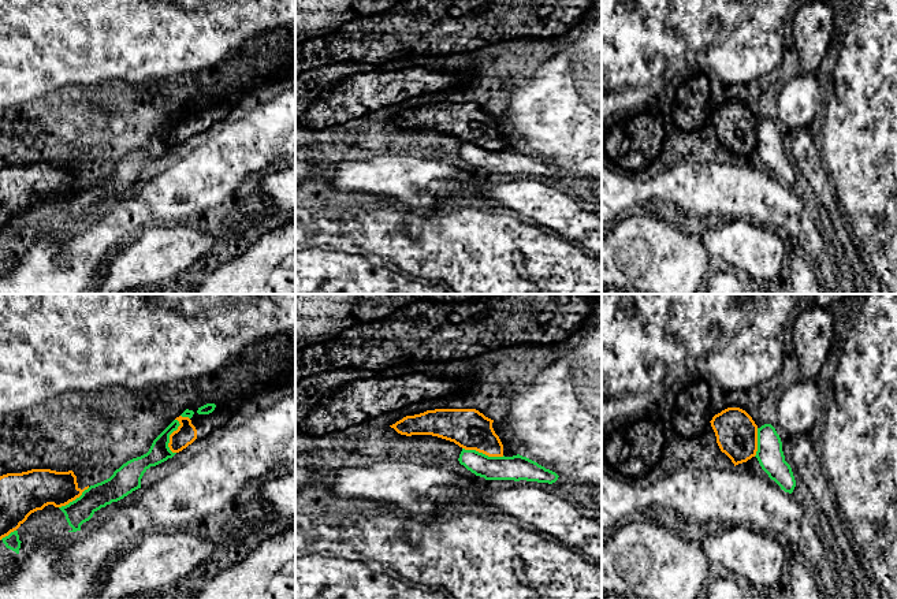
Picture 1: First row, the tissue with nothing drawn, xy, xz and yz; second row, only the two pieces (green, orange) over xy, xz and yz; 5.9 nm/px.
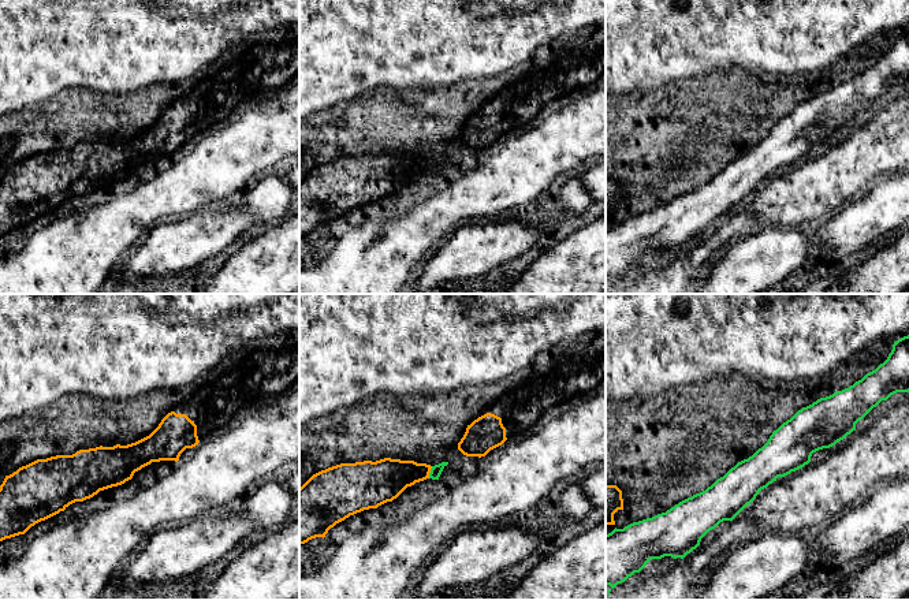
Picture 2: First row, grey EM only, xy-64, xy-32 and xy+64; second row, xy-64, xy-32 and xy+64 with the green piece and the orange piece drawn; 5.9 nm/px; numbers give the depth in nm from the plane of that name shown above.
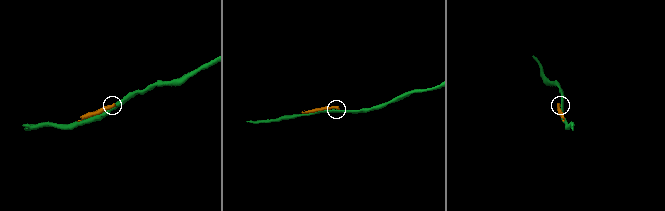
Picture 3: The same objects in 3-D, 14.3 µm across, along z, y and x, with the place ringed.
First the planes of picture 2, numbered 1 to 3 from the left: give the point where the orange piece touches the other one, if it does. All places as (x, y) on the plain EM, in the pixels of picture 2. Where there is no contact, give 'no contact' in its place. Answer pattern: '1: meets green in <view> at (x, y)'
1: no contact
2: meets green in xy-32 at (431, 166)
3: no contact

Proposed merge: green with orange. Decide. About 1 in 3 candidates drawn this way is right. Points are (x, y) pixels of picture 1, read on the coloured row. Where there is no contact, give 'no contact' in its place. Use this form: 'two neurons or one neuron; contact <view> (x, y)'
two neurons; contact xz (482, 453)

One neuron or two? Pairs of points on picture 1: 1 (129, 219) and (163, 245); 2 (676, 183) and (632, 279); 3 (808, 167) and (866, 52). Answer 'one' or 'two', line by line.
1: two
2: two
3: two

